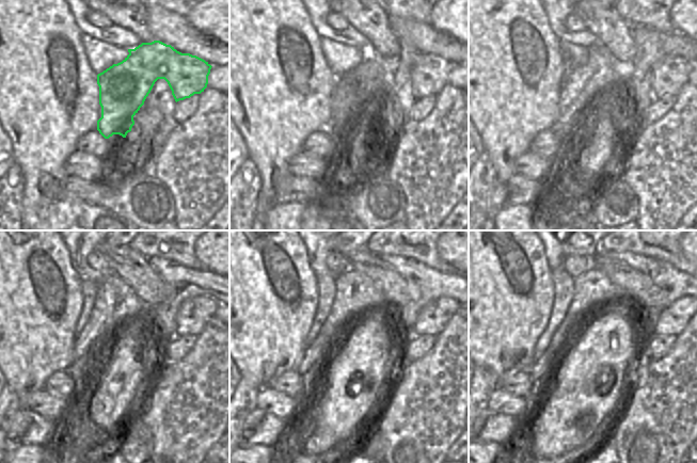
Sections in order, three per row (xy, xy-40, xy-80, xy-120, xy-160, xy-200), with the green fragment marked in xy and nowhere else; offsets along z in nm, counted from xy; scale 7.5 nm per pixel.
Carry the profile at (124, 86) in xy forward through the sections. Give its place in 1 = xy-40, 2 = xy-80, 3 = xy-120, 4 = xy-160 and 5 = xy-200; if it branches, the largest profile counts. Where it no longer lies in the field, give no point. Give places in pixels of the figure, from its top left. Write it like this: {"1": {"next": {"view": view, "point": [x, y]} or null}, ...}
{"1": {"next": {"view": "xy-40", "point": [375, 73]}}, "2": {"next": {"view": "xy-80", "point": [668, 76]}}, "3": {"next": {"view": "xy-120", "point": [193, 314]}}, "4": {"next": {"view": "xy-160", "point": [432, 318]}}, "5": {"next": {"view": "xy-200", "point": [672, 320]}}}

